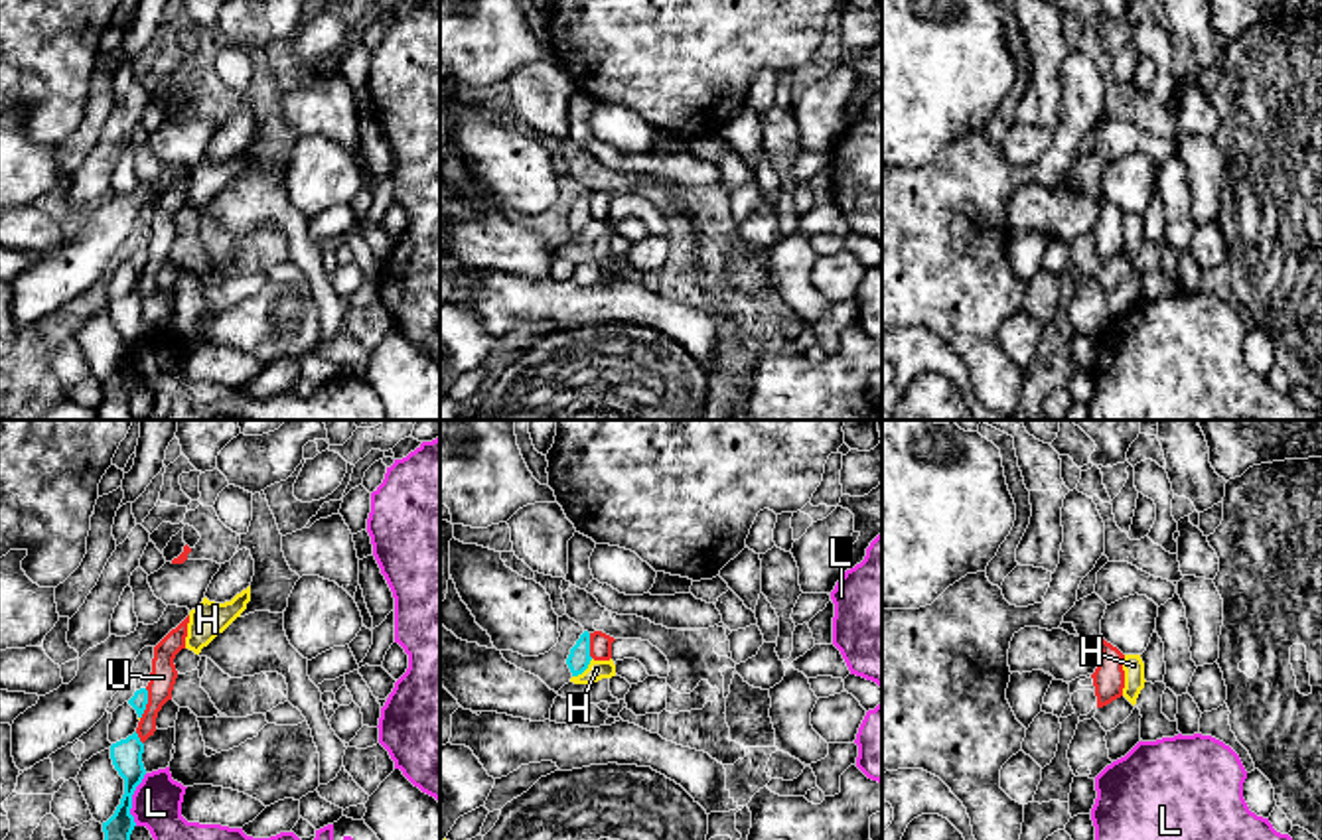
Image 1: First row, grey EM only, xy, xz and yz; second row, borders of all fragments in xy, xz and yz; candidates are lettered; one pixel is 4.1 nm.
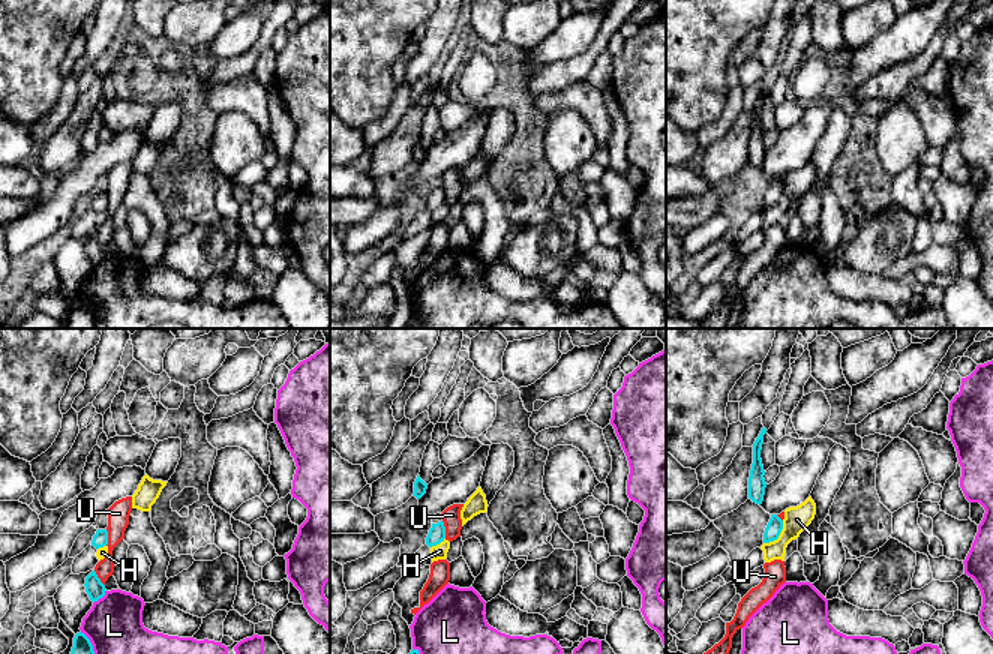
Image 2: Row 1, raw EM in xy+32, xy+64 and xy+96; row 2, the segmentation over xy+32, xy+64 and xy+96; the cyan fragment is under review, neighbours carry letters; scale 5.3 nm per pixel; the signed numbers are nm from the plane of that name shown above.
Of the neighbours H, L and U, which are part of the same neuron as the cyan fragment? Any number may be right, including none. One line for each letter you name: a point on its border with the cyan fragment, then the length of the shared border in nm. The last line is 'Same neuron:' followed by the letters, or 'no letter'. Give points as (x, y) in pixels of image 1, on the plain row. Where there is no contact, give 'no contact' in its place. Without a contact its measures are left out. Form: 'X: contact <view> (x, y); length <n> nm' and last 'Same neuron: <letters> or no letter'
Same neuron: no letter

